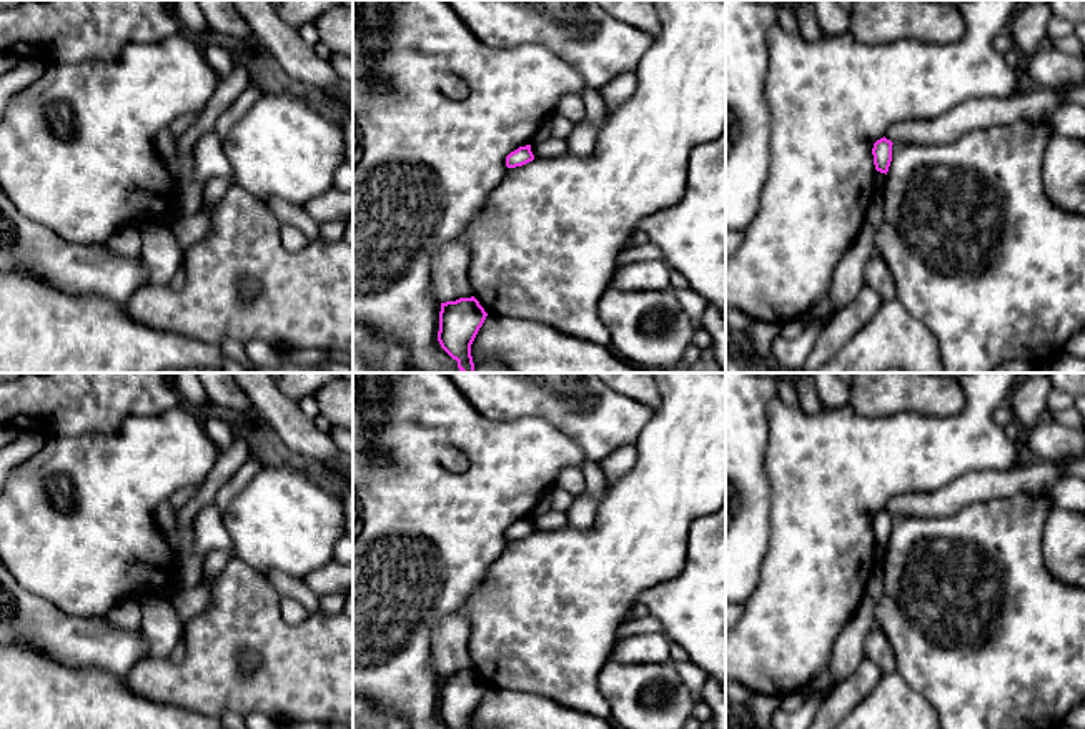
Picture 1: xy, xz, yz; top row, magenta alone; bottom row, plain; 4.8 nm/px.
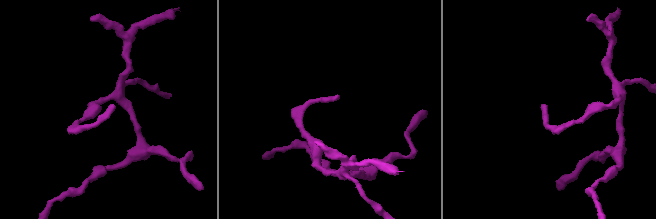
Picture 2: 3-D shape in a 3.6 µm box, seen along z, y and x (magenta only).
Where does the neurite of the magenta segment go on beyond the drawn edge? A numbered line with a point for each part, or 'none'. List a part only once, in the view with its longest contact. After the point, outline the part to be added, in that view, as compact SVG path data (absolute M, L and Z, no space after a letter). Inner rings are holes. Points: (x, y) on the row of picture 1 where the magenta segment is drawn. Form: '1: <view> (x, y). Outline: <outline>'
none

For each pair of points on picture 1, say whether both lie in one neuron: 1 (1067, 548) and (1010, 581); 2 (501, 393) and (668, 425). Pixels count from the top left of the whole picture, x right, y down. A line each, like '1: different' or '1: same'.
1: different
2: different

